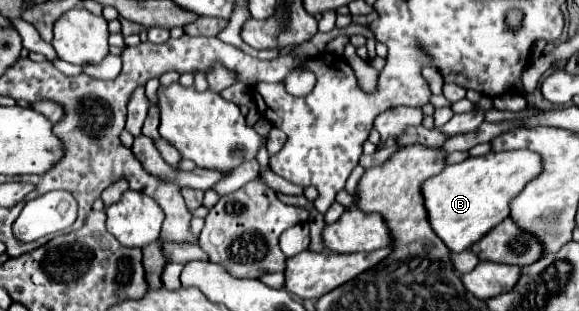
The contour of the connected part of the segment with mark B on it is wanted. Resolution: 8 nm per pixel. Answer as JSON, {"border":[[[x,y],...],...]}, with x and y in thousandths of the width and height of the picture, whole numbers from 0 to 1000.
{"border":[[[865,486],[831,505],[807,505],[789,531],[772,531],[758,563],[731,588],[734,666],[748,743],[779,807],[803,807],[855,723],[879,698],[879,653],[893,633],[910,582],[921,582],[938,550],[931,498],[921,486]]]}

